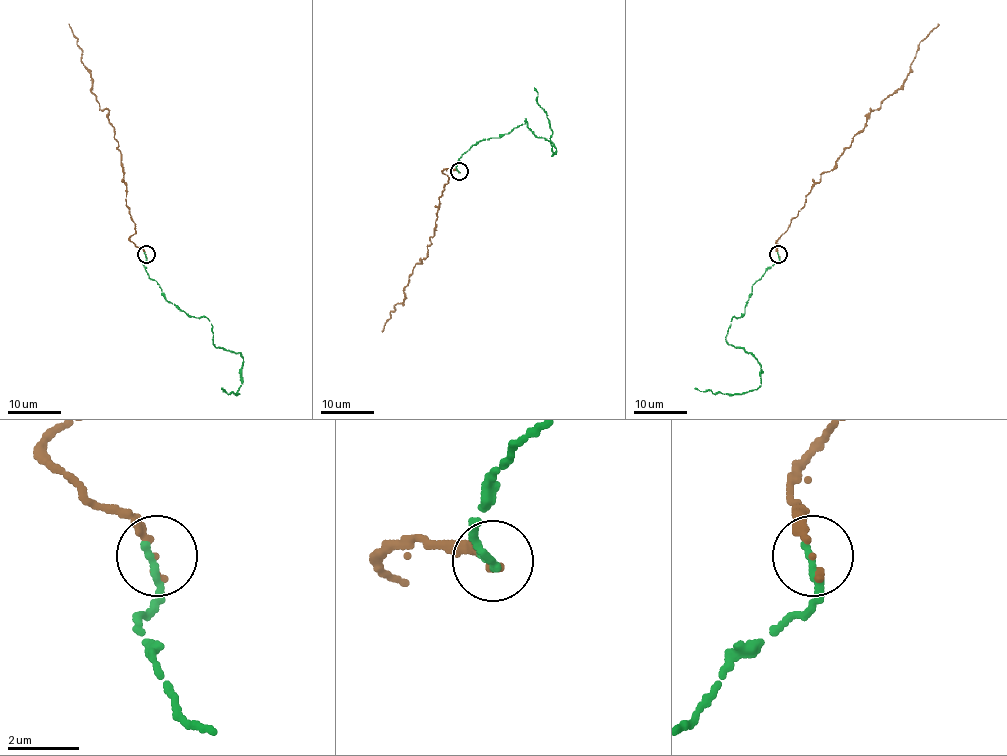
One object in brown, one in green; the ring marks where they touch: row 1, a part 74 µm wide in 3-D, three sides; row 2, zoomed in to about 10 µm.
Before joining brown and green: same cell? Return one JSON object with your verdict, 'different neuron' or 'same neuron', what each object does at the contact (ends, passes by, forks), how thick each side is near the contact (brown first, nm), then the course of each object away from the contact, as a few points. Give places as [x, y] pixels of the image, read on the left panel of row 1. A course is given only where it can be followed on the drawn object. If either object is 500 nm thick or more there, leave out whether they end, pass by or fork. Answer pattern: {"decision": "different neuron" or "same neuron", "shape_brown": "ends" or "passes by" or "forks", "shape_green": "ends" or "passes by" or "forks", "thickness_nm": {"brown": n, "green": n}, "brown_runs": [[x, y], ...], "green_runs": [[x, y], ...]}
{"decision": "same neuron", "shape_brown": "passes by", "shape_green": "ends", "thickness_nm": {"brown": 120, "green": 240}, "brown_runs": [[146, 254], [129, 238], [136, 225], [118, 141], [68, 24]], "green_runs": [[146, 255], [145, 270], [162, 295], [188, 315], [204, 316], [213, 345], [243, 358], [239, 394], [221, 387]]}

